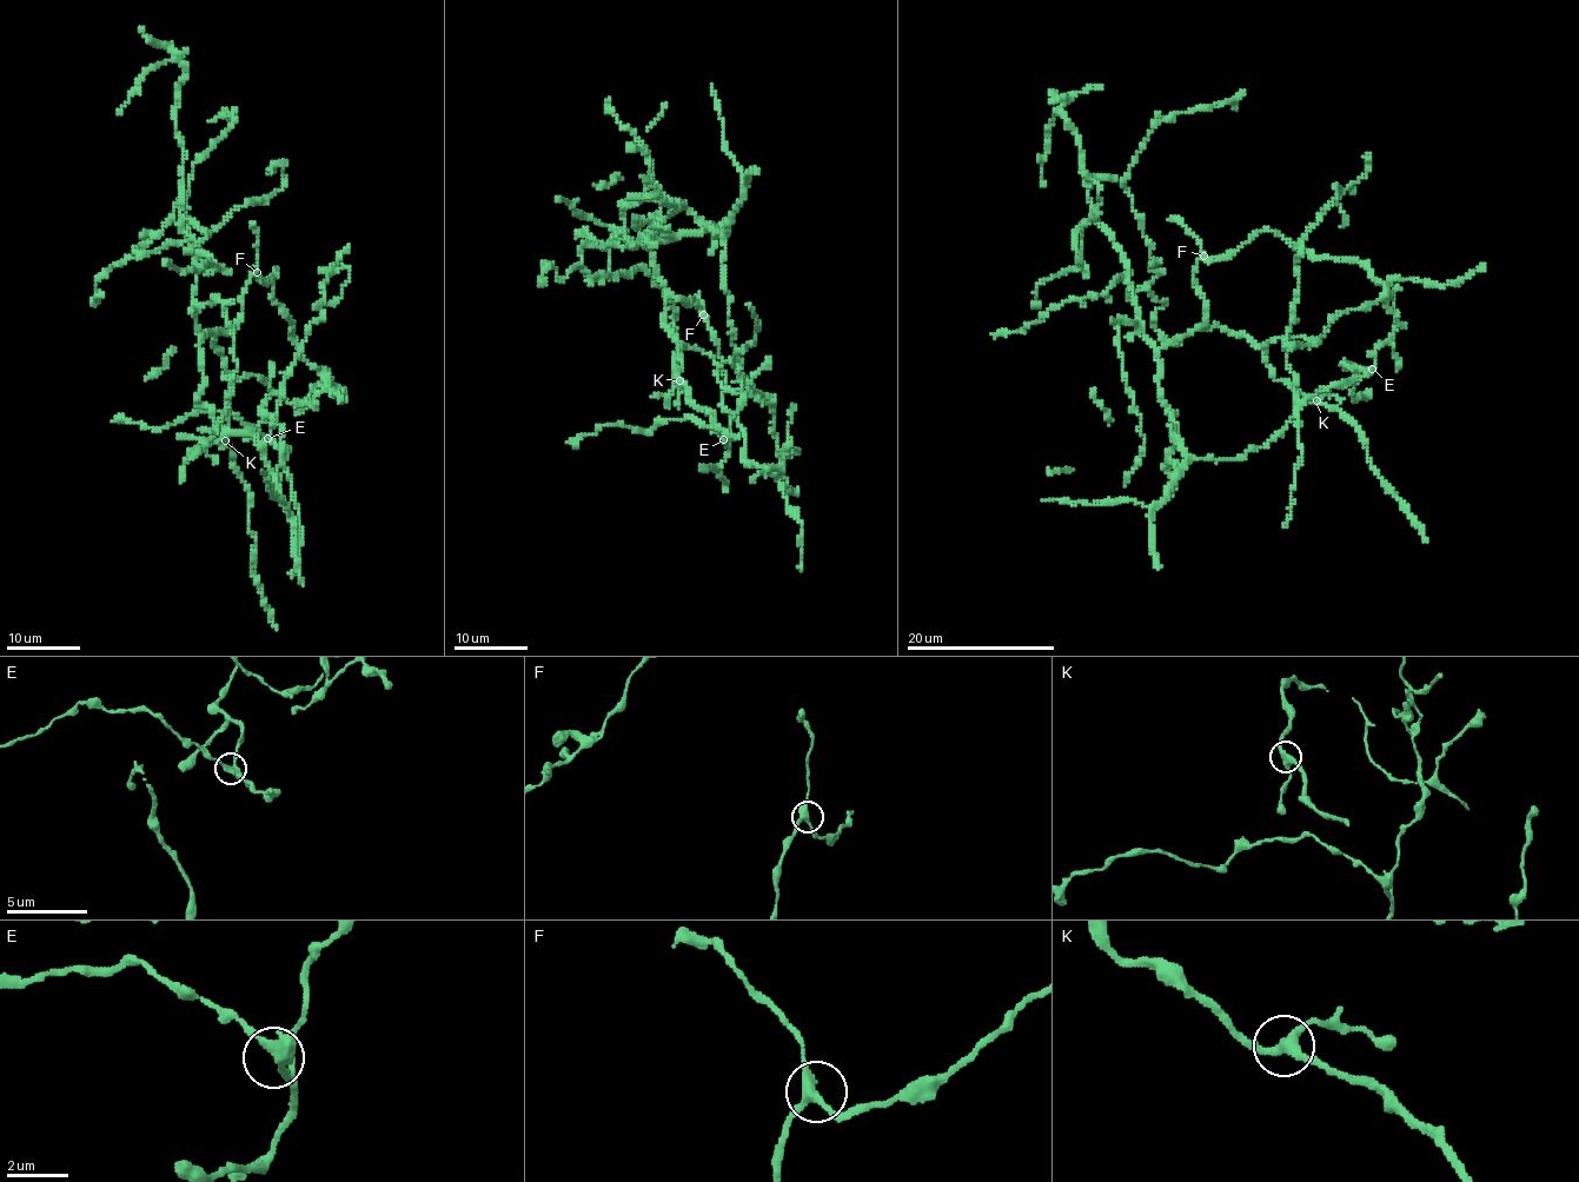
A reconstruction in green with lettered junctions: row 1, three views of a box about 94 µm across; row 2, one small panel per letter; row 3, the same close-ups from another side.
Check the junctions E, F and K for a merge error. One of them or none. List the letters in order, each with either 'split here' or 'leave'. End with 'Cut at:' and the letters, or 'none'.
E: leave
F: leave
K: leave
Cut at: none

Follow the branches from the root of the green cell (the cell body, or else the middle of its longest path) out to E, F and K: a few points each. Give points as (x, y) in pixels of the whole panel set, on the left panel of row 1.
E: (198, 402), (221, 427), (256, 437), (271, 475), (270, 490), (287, 450), (267, 438)
F: (198, 402), (201, 391), (200, 338), (234, 326), (241, 314), (245, 283), (257, 272)
K: (198, 402), (201, 391), (200, 338), (218, 331), (213, 344), (232, 379), (225, 440)

